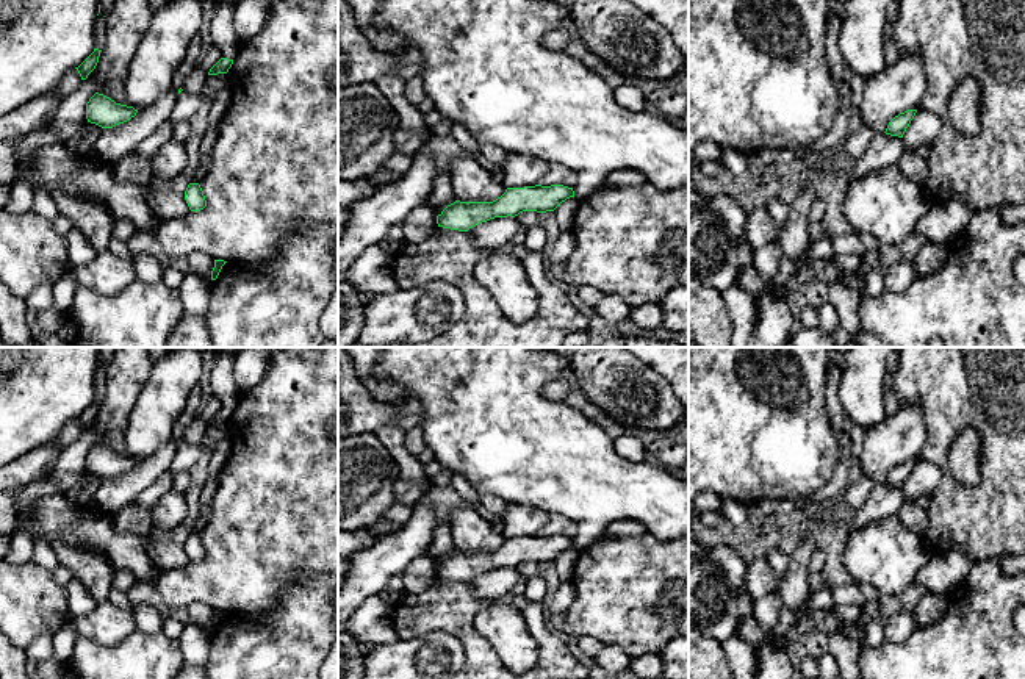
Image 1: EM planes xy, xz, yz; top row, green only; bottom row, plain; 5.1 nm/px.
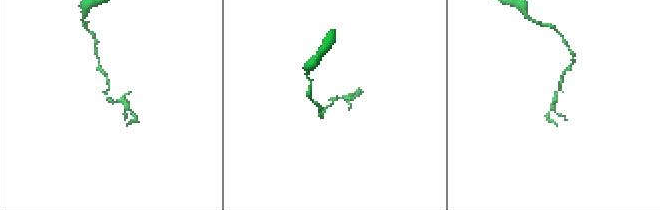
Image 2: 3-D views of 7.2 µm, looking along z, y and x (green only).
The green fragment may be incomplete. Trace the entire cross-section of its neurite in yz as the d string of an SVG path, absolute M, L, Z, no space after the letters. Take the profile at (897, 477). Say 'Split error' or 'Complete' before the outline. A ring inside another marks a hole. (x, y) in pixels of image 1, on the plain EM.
Complete. M908 460L905 463L900 463L889 472L884 483L890 485L890 487L903 488L906 479L909 477L911 471L914 469L915 463L917 463L917 460Z

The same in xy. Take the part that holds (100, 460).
Complete. M95 443L86 454L86 469L102 479L113 479L135 468L138 460L120 455L110 447Z

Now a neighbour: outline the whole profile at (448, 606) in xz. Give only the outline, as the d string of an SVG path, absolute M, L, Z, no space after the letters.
M438 577L419 593L404 595L394 605L394 627L401 640L427 632L446 632L455 637L465 652L462 668L451 679L587 679L588 670L577 662L570 648L549 629L548 612L541 602L529 601L512 591L487 601L476 595L468 582ZM490 604L518 609L529 624L537 663L521 673L509 671L495 649L479 634L476 616Z

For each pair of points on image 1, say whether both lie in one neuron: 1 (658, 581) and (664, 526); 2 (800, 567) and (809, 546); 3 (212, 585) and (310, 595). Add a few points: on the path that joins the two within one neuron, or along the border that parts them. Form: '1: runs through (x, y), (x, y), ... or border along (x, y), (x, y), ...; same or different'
1: border along (648, 532), (656, 538), (672, 542); different
2: runs through (800, 562), (805, 551); same
3: border along (312, 571), (301, 570), (273, 606), (251, 614); different

